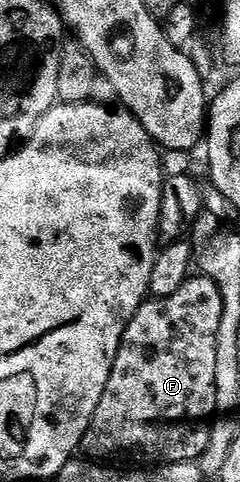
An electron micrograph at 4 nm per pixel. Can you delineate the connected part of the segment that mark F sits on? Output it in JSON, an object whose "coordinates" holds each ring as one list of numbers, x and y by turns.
{"coordinates":[[190,276,165,298,149,297,132,313,126,324,110,380,94,408,94,416,84,433,82,450,92,460,112,460,125,454,141,458,144,464,196,462,210,444,212,414,216,408,218,372,218,328,224,311,224,297,213,278]]}

